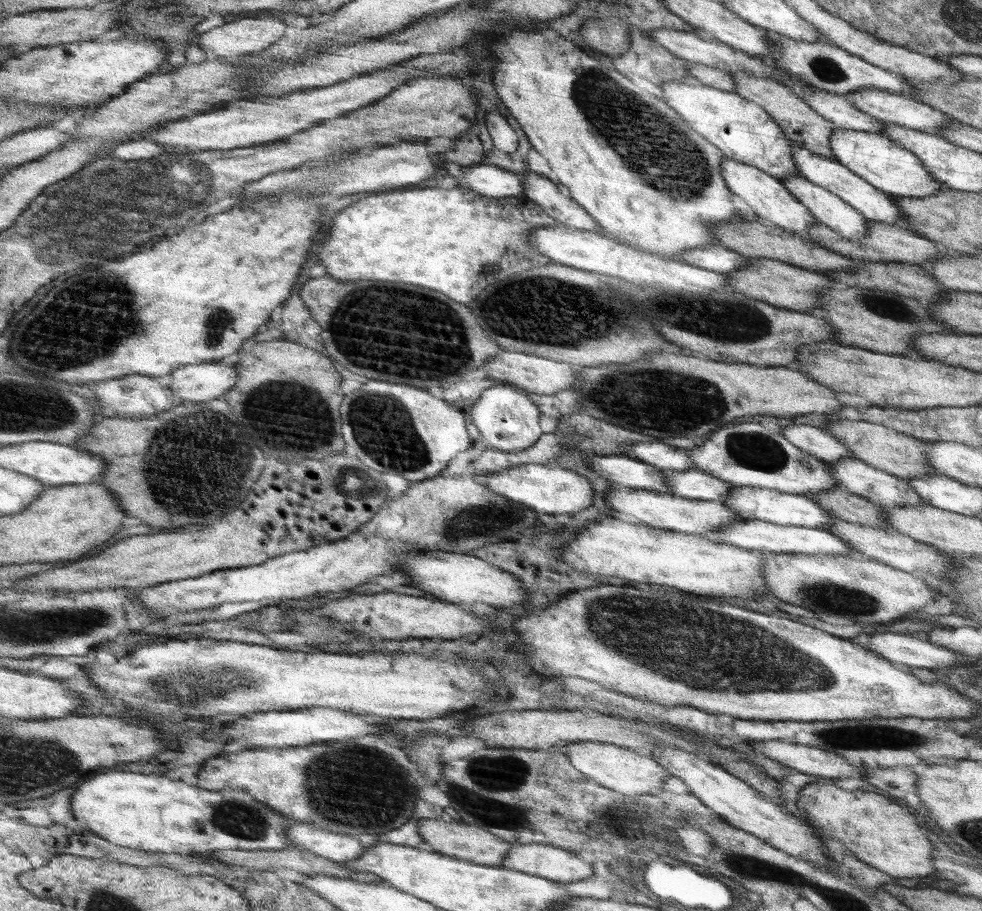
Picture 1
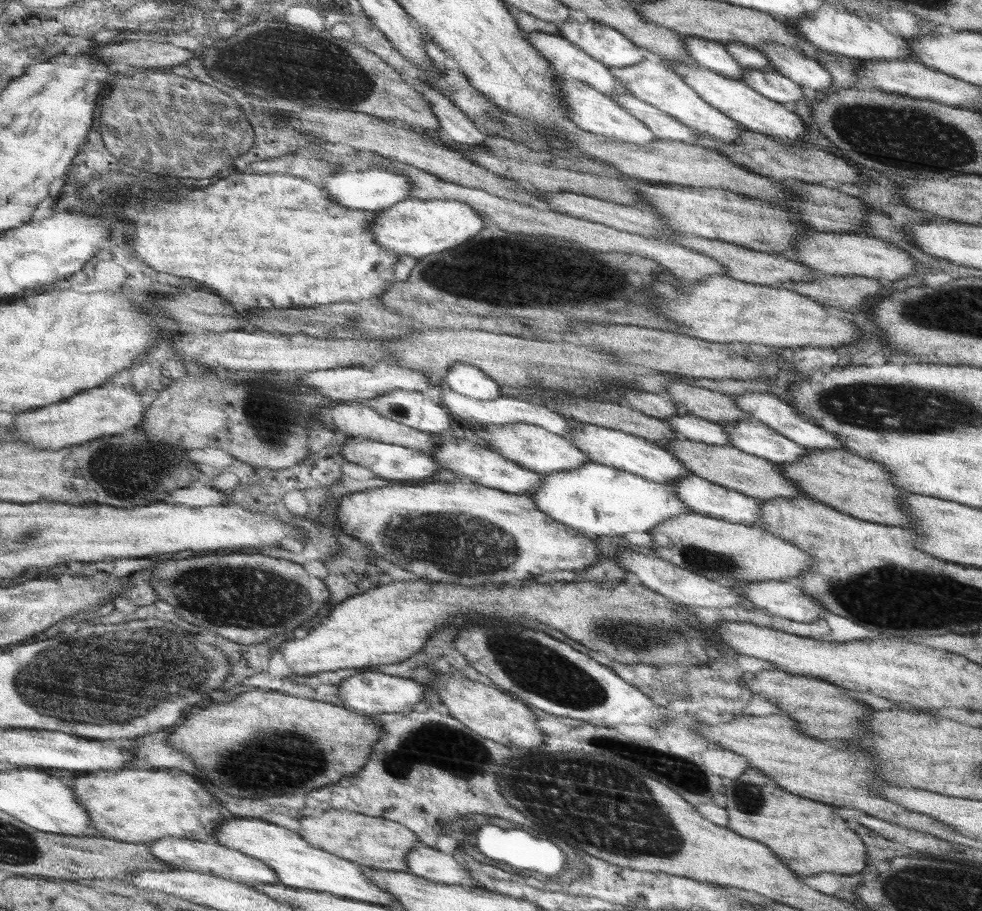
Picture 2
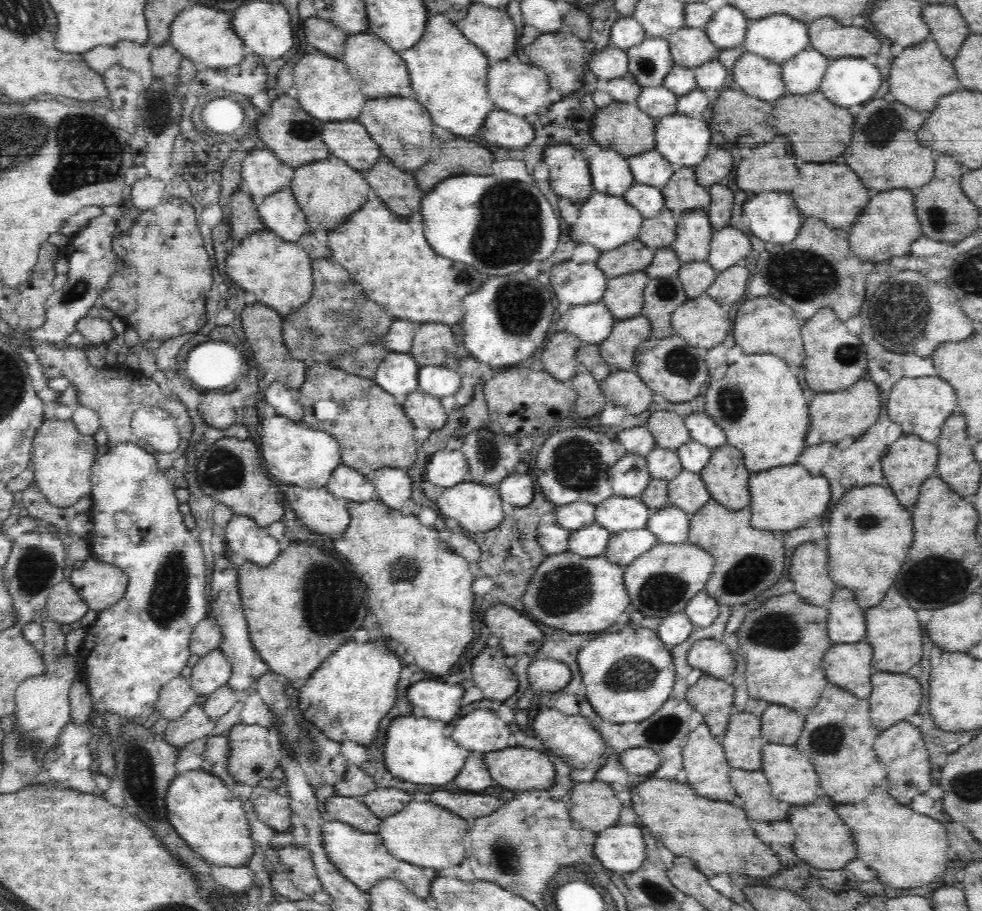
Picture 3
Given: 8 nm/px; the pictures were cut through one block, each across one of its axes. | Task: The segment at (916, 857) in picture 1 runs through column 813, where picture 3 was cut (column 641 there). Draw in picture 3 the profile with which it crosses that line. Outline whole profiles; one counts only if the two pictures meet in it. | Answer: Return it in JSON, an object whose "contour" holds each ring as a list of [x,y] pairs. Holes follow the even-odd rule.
{"contour":[[[644,778],[630,788],[630,792],[632,808],[642,822],[641,827],[670,847],[676,857],[692,856],[694,861],[698,860],[699,870],[706,877],[739,873],[766,879],[782,872],[780,857],[768,844],[756,838],[748,826],[743,807],[734,808],[731,803],[700,796],[688,783],[680,783],[676,779]]]}

